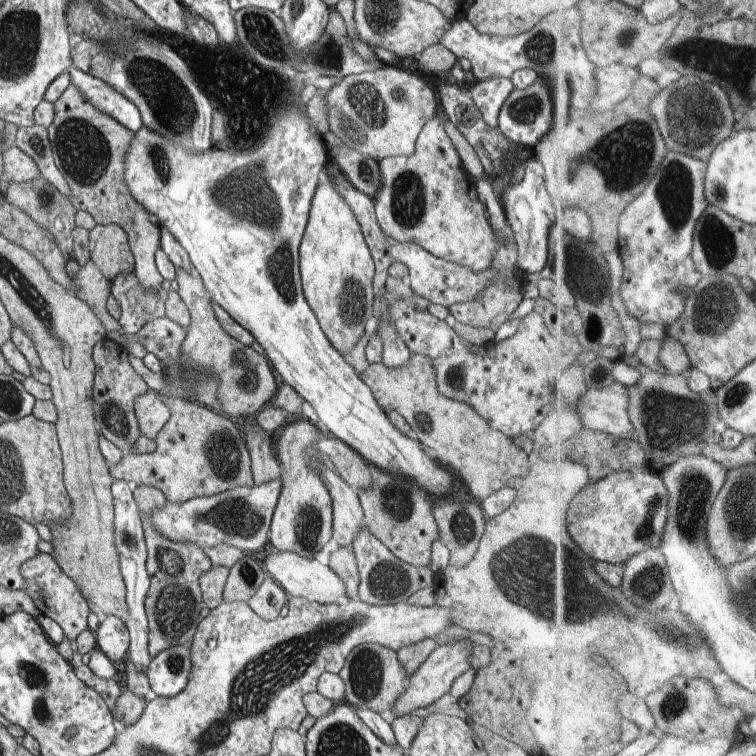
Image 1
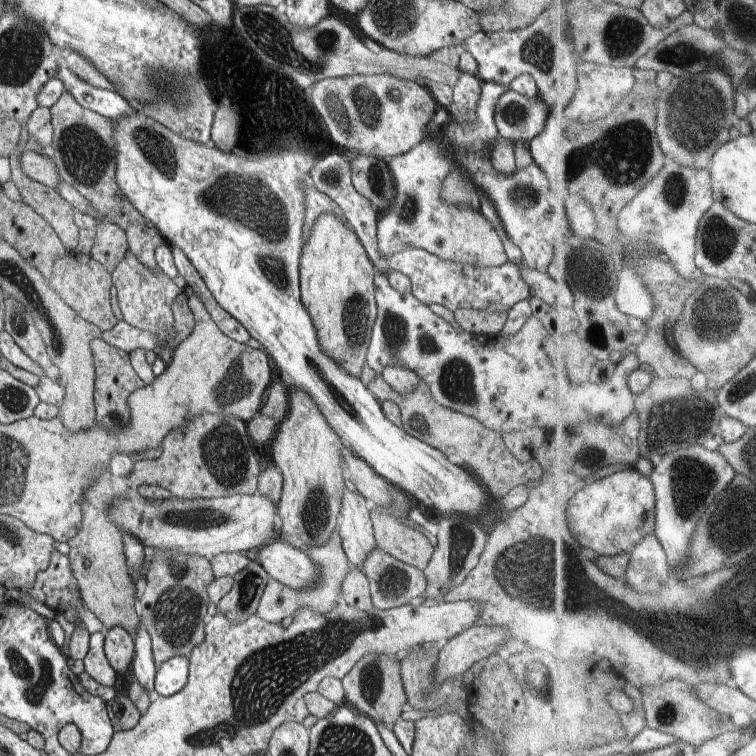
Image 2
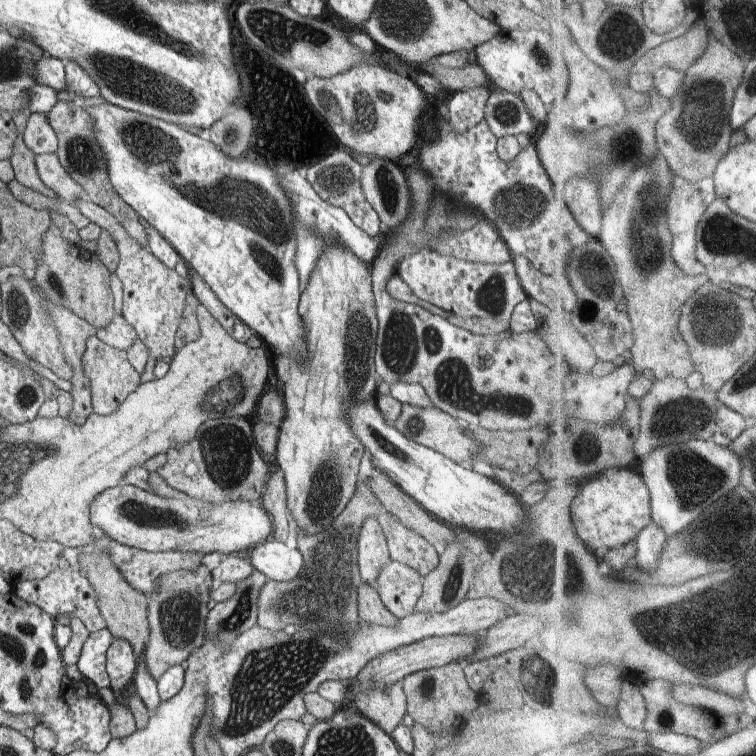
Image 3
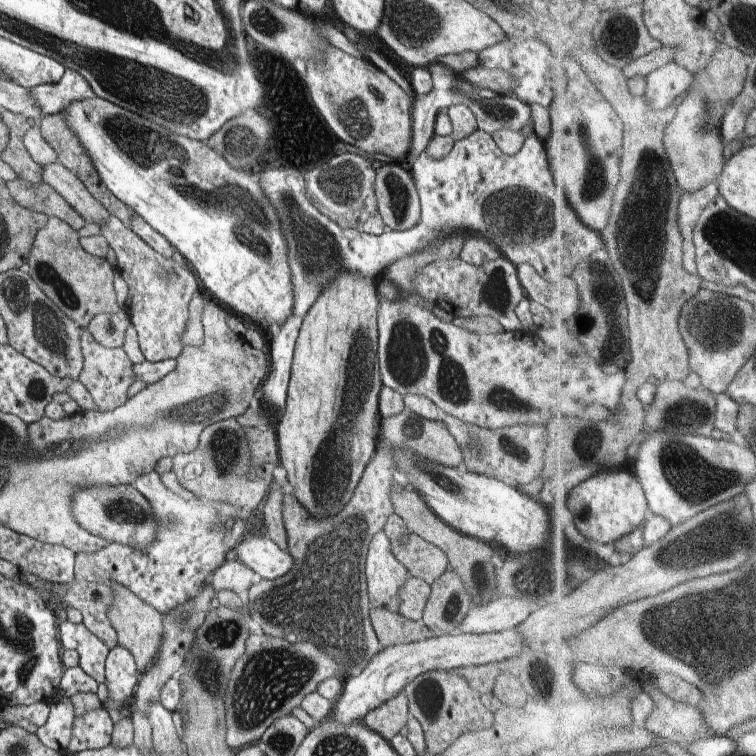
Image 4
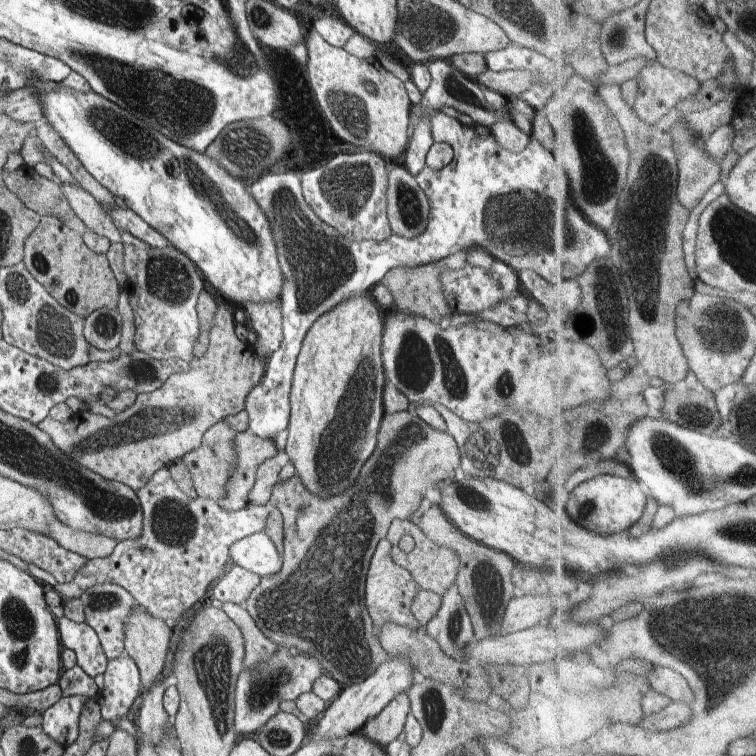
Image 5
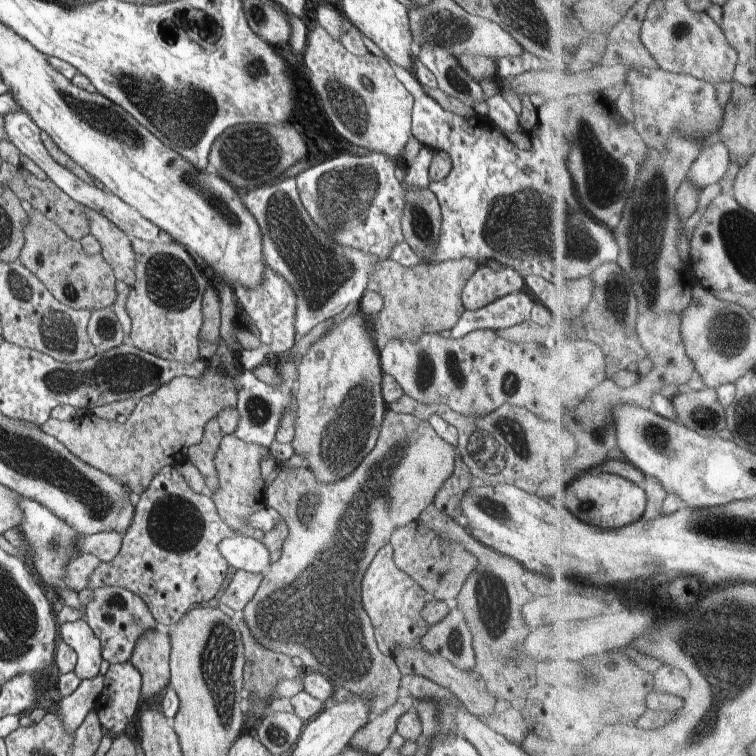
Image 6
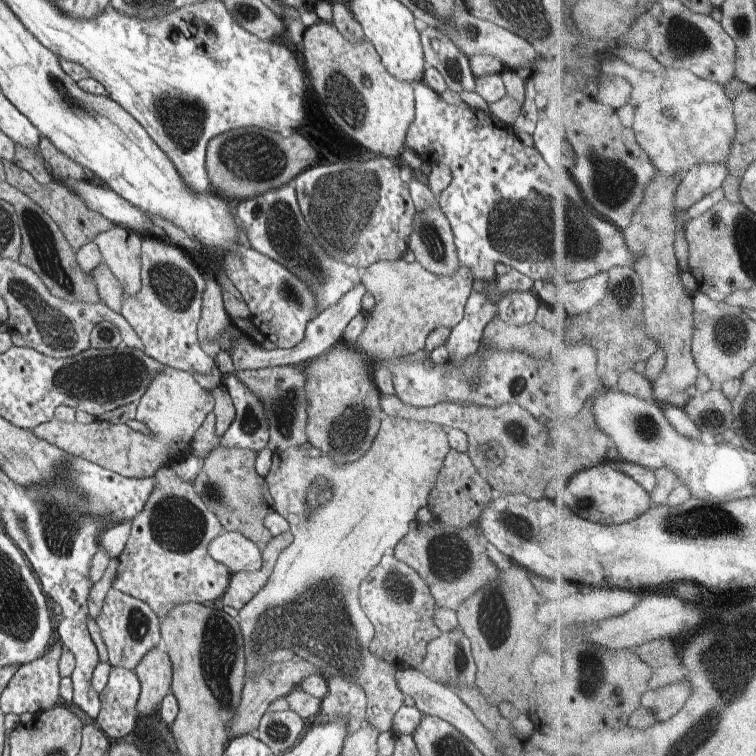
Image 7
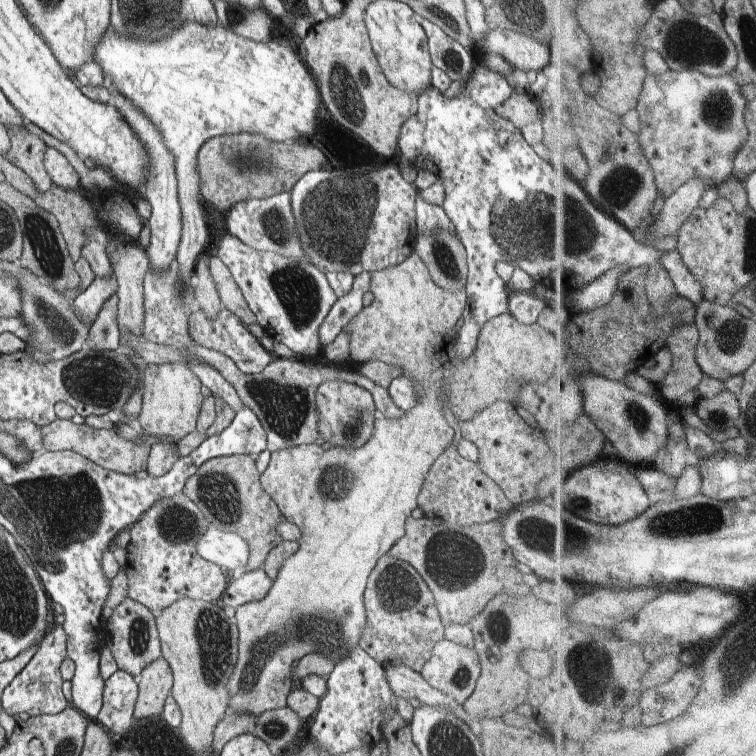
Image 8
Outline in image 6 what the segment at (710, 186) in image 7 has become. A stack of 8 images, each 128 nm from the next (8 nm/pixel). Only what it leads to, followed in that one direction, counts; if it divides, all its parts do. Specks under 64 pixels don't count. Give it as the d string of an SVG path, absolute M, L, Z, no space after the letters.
M719 140L704 149L703 155L692 168L689 179L698 188L706 190L713 184L718 184L720 180L724 180L724 176L732 168L732 163L734 163L734 160L732 160L730 148L727 144L724 144L724 141Z

